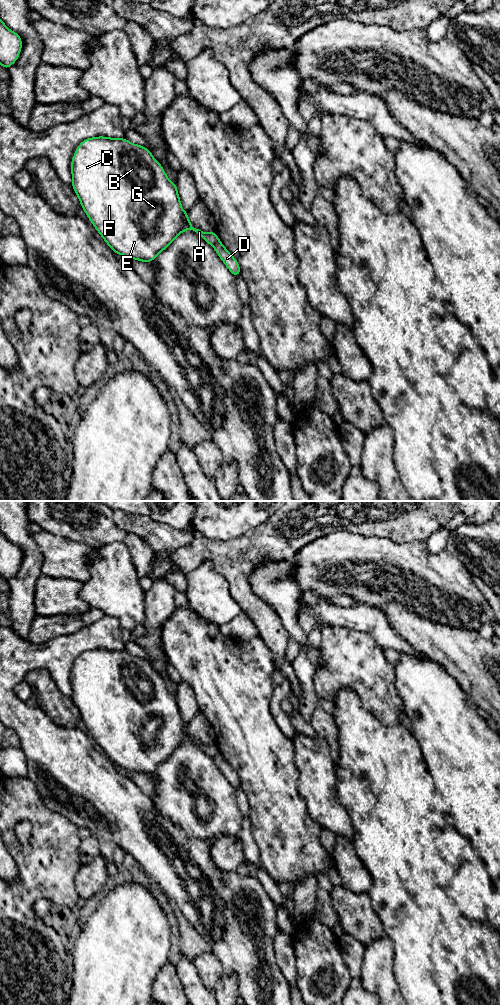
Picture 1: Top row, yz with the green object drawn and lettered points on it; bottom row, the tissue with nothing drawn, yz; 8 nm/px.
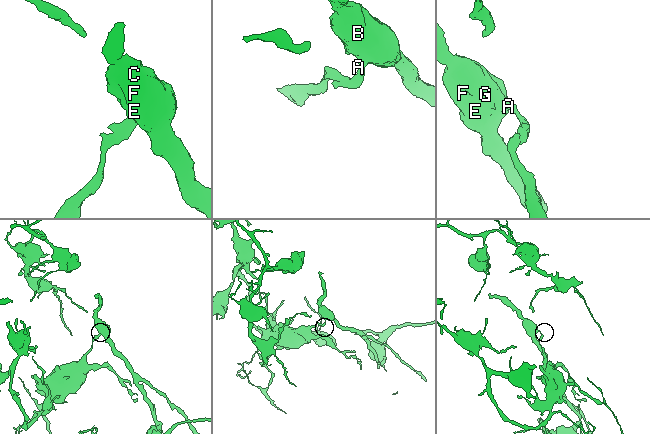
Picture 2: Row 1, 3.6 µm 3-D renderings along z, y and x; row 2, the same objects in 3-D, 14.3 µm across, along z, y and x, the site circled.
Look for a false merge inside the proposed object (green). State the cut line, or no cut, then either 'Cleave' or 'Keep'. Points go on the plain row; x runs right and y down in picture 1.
Split along yz (219, 752), (214, 758). Cleave

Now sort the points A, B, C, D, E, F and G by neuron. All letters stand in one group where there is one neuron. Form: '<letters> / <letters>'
A B C E F G / D

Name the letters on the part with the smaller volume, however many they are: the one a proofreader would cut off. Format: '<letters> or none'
A, B, C, E, F, G

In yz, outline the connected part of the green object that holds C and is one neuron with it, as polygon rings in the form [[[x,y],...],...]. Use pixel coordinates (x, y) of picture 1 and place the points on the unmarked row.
[[[92,649],[82,653],[77,659],[76,664],[72,670],[71,674],[71,684],[72,684],[72,699],[77,706],[81,719],[85,723],[87,729],[90,731],[93,738],[105,752],[107,757],[119,767],[123,767],[130,771],[135,771],[143,774],[150,774],[156,772],[157,767],[165,762],[176,750],[177,748],[190,741],[195,743],[200,747],[208,756],[215,758],[219,753],[219,749],[215,744],[204,744],[193,739],[189,734],[188,724],[185,724],[182,720],[181,713],[177,704],[176,695],[170,693],[162,679],[162,677],[152,668],[150,662],[141,657],[133,656],[127,653],[125,650],[109,650],[109,649]]]

